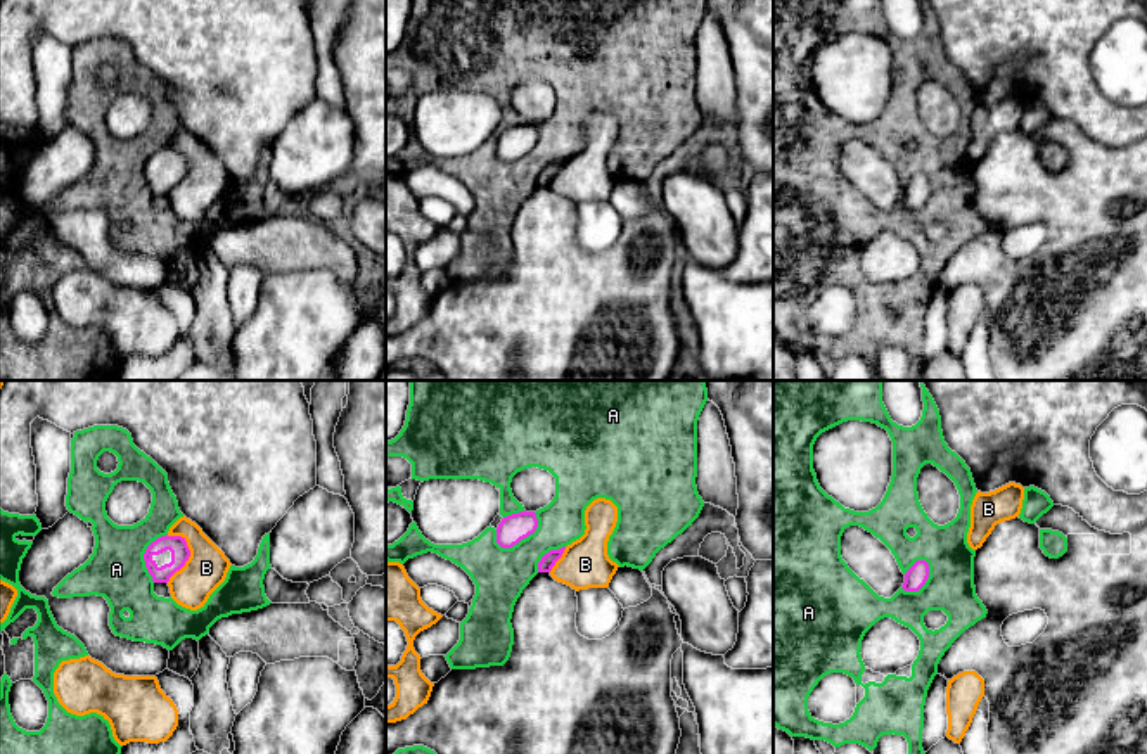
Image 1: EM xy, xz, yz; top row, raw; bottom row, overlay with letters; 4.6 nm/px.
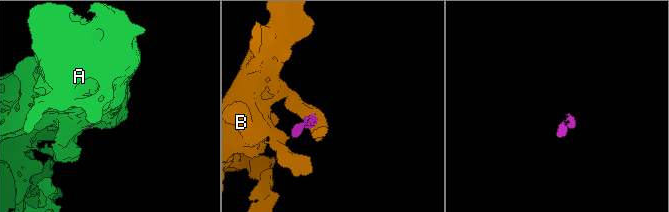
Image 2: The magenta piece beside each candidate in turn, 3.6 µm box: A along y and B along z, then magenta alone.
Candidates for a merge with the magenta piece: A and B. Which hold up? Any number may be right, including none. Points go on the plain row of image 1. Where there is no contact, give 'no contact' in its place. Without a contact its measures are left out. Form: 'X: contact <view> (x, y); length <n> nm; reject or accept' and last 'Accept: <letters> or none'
A: contact xz (523, 151); length 240 nm; reject
B: contact xy (187, 172); length 240 nm; reject
Accept: none

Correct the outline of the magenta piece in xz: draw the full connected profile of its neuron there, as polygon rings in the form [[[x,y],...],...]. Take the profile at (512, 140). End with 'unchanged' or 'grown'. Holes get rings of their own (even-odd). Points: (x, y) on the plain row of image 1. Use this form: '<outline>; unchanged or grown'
[[[519,125],[502,131],[497,140],[497,156],[502,161],[512,161],[521,152],[533,147],[538,140],[538,131],[535,125]]]; unchanged

